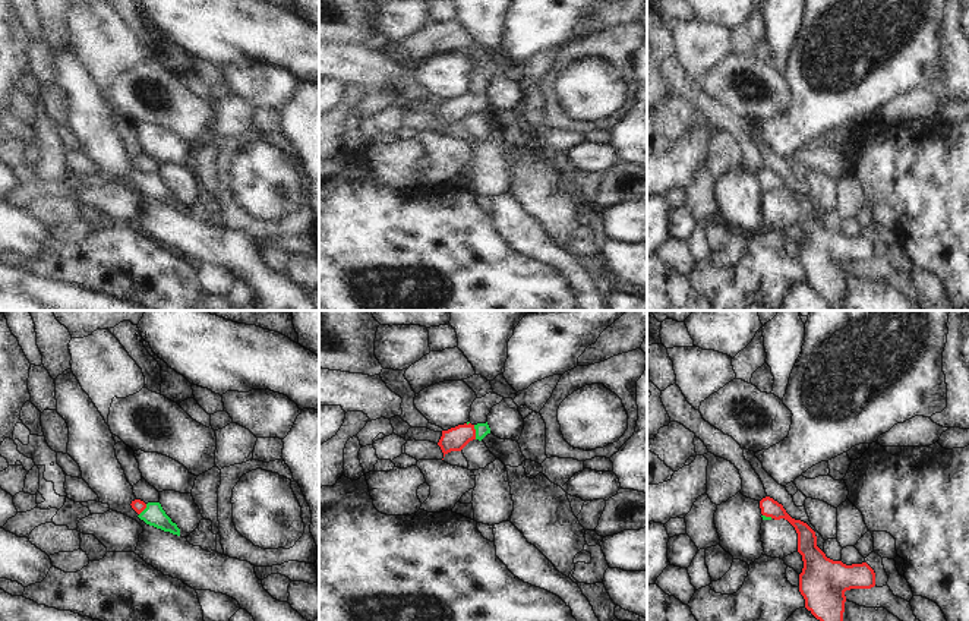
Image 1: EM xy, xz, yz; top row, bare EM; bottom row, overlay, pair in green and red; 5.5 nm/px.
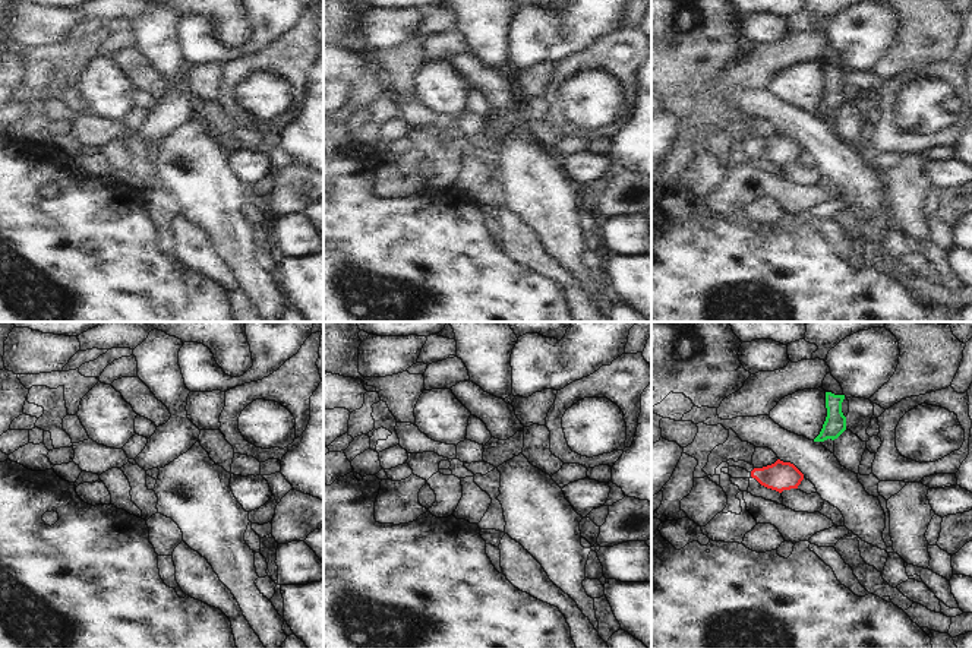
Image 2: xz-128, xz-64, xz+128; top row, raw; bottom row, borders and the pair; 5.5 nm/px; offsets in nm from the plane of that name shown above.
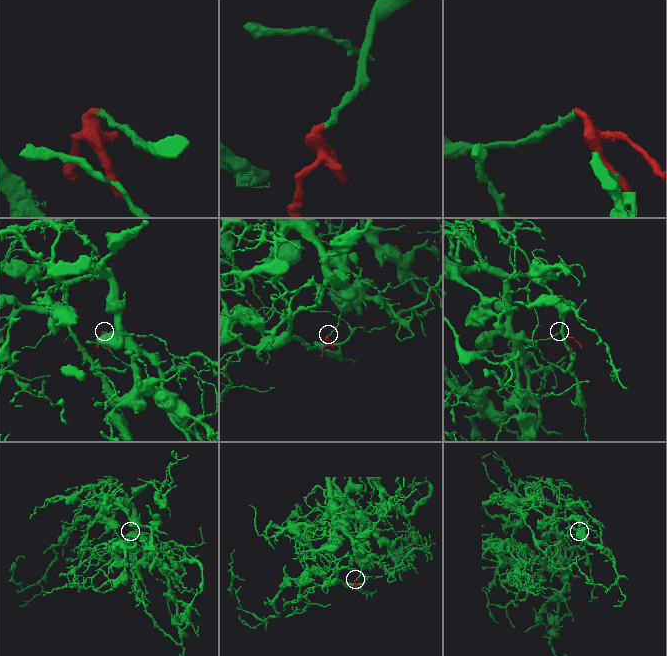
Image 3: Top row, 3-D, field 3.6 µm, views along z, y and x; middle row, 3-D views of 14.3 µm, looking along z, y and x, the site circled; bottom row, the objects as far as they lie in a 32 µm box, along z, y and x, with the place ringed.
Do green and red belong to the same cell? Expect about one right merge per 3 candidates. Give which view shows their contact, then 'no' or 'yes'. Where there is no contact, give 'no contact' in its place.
contact in xz; yes

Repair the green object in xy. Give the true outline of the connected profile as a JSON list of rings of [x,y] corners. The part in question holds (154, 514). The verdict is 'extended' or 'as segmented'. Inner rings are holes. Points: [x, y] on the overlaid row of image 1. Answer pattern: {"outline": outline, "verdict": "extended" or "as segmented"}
{"outline": [[[135,499],[135,501],[132,501],[130,505],[139,514],[138,517],[141,520],[143,520],[146,524],[180,536],[180,529],[165,514],[165,511],[162,510],[160,502],[148,502],[148,504],[145,504],[141,499]]], "verdict": "extended"}

